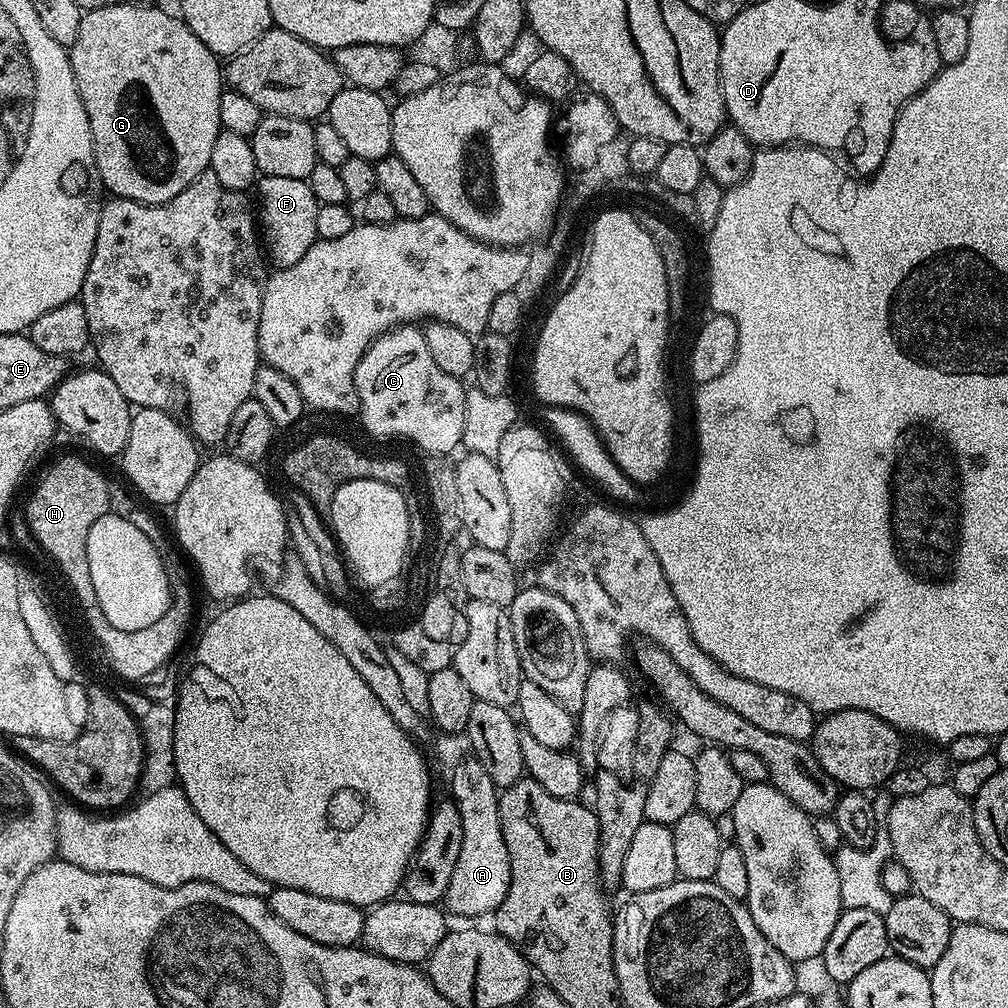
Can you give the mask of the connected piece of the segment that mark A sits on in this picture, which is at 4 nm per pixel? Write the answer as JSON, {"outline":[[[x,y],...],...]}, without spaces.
{"outline":[[[465,758],[451,769],[451,799],[460,805],[462,814],[462,851],[458,866],[450,877],[443,903],[456,916],[484,916],[495,913],[506,898],[510,886],[510,854],[506,854],[506,838],[502,838],[500,821],[500,792],[496,783],[486,774],[486,766],[475,758]]]}

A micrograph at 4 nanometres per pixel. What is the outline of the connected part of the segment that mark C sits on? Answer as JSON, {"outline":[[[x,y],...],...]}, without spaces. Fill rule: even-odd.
{"outline":[[[401,326],[391,332],[383,332],[362,354],[354,382],[360,399],[358,419],[372,436],[401,436],[417,444],[424,454],[449,454],[461,447],[464,439],[465,385],[457,377],[446,374],[434,362],[426,347],[423,331],[416,326]]]}

